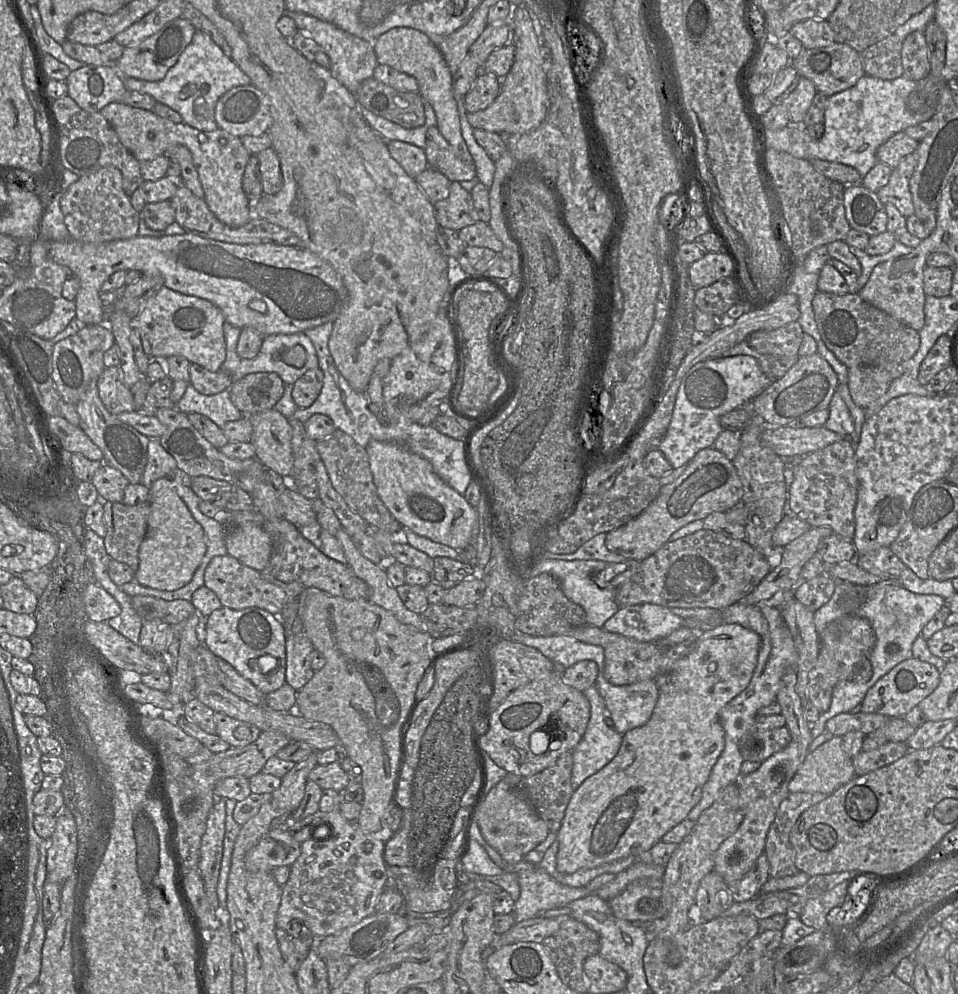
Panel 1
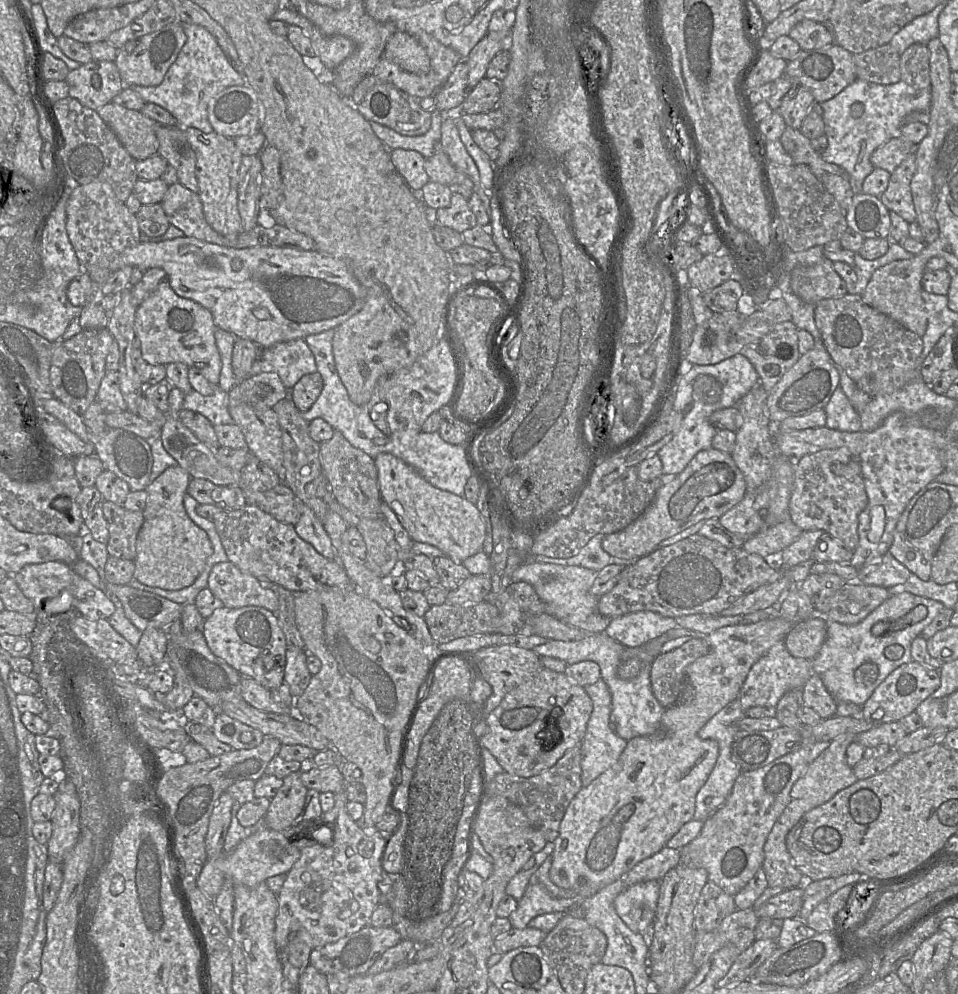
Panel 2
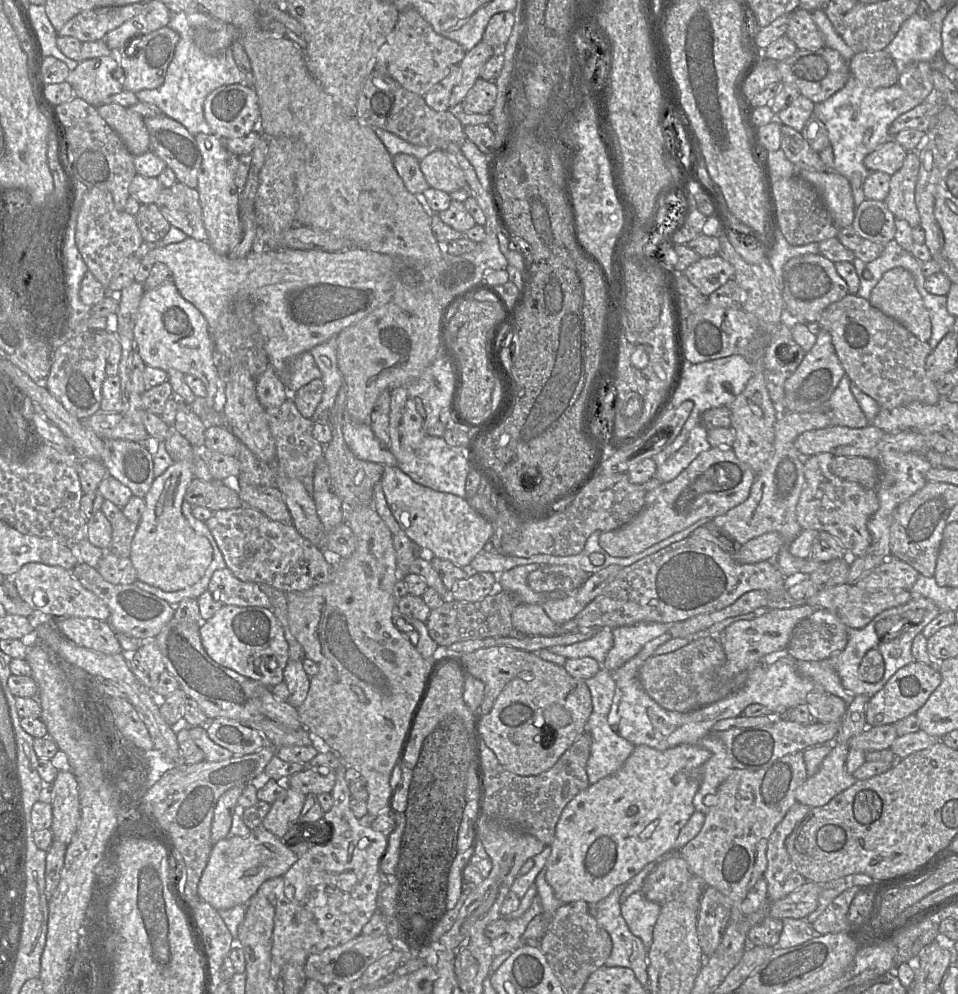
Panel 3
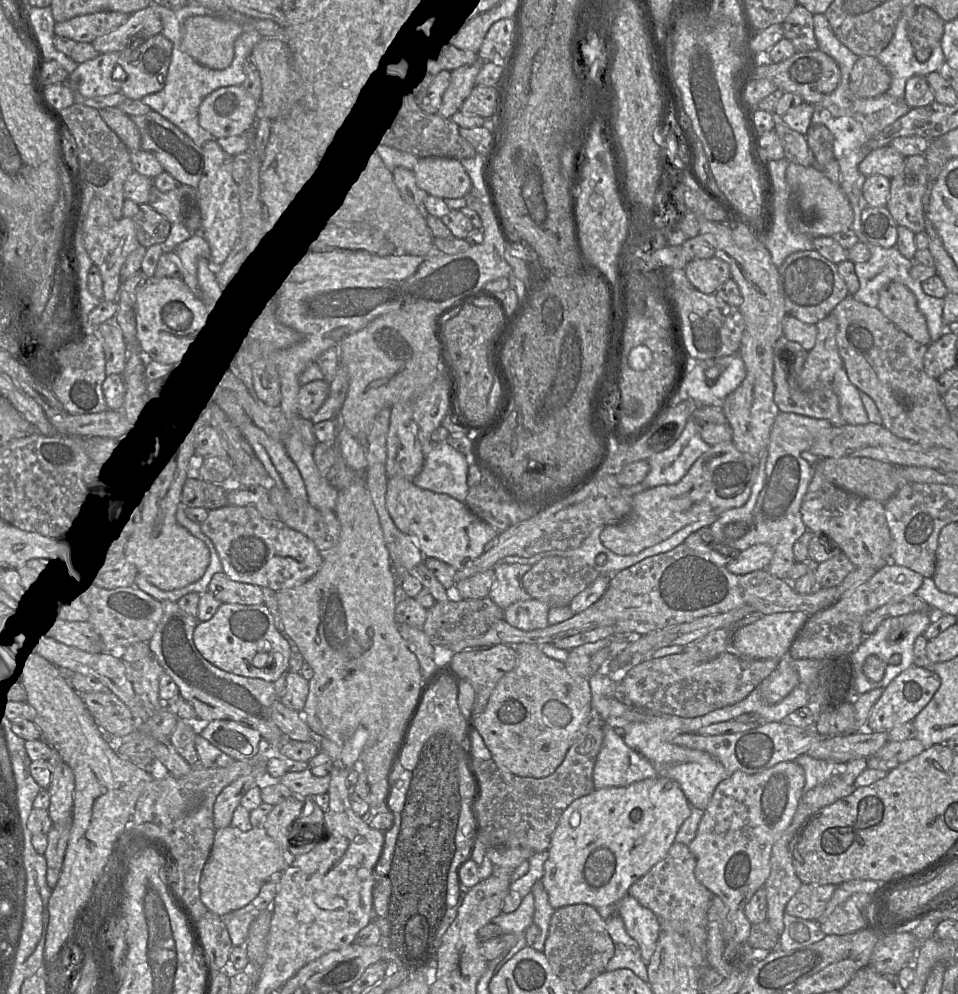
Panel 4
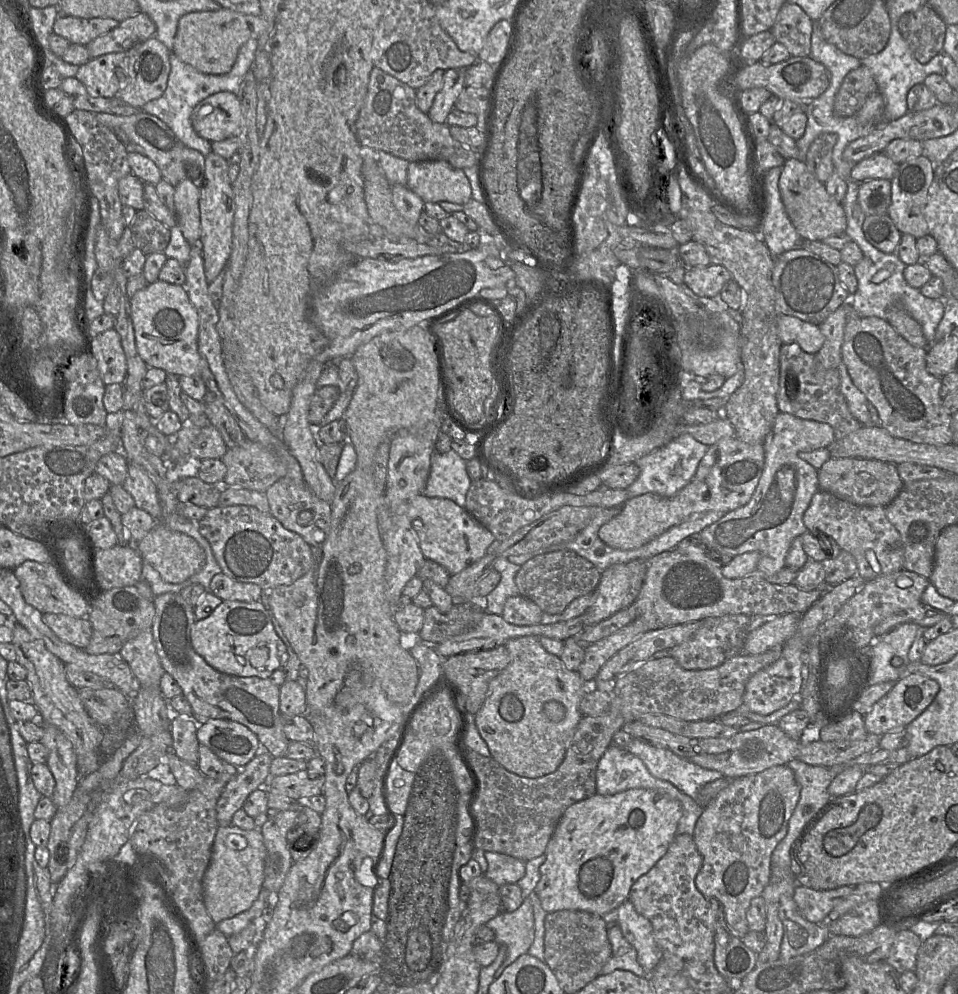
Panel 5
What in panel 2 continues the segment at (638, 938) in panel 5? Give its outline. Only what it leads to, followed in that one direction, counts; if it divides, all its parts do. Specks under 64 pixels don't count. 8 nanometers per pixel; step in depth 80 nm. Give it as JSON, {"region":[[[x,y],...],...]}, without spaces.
{"region":[[[651,880],[625,888],[614,900],[618,916],[635,933],[640,933],[650,943],[654,918],[660,893],[660,880]]]}

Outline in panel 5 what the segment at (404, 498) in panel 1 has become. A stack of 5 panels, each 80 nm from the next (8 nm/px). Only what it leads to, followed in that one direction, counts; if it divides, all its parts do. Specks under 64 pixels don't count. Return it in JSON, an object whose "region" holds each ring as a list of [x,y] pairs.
{"region":[[[424,494],[415,496],[410,501],[408,518],[424,557],[443,566],[451,576],[484,557],[487,548],[496,539],[465,507],[447,498],[427,497]]]}

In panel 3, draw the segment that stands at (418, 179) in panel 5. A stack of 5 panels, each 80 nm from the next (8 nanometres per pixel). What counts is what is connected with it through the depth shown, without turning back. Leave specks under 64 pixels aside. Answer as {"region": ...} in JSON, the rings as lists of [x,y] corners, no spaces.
{"region":[[[435,150],[420,161],[421,171],[431,188],[448,194],[466,186],[463,171],[444,150]]]}

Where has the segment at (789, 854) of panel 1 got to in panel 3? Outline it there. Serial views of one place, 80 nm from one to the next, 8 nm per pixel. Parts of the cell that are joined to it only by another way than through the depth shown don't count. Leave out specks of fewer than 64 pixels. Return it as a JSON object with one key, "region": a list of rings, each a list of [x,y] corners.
{"region":[[[799,802],[793,804],[768,839],[767,867],[763,878],[767,882],[769,902],[784,898],[806,882],[805,878],[796,871],[785,842],[810,809],[807,805]]]}

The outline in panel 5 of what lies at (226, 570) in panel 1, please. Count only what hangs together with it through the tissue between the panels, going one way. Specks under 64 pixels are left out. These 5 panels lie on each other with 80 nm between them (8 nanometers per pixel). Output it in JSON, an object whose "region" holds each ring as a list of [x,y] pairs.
{"region":[[[221,572],[211,579],[208,591],[222,601],[250,603],[259,601],[263,590],[257,584],[236,582]]]}

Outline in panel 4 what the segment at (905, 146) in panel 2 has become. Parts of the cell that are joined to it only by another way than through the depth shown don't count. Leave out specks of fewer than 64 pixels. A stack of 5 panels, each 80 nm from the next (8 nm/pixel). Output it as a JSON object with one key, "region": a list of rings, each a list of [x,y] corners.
{"region":[[[891,145],[870,151],[859,164],[859,171],[867,176],[895,177],[903,168],[906,157]]]}

